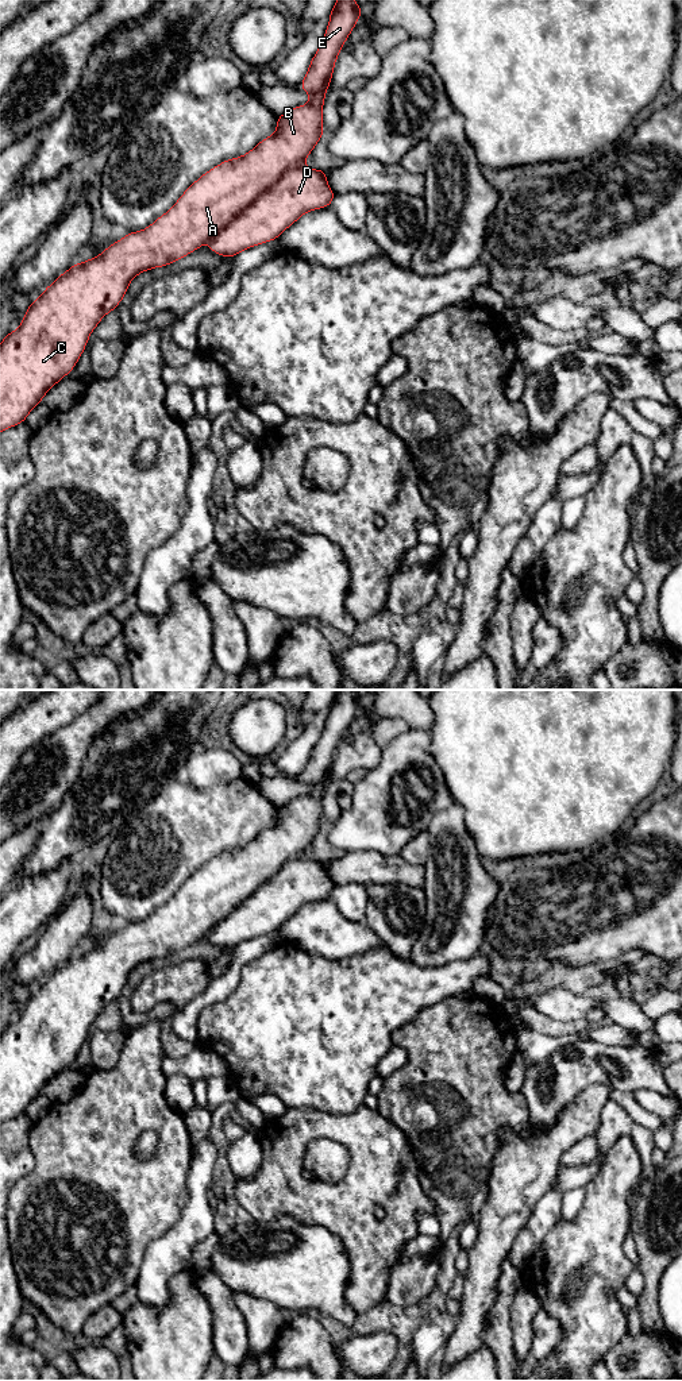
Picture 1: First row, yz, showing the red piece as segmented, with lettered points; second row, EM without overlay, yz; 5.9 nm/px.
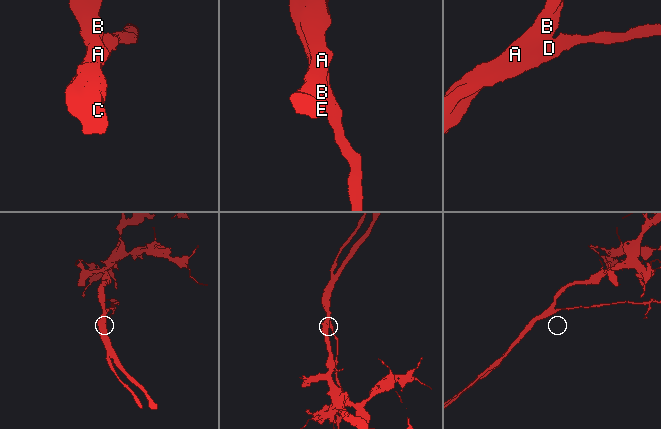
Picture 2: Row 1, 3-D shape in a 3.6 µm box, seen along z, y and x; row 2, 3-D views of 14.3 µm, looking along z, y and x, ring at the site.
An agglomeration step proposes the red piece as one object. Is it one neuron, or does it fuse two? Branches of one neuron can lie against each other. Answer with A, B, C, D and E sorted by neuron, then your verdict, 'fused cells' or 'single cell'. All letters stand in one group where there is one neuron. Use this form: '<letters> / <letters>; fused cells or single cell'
A B C E / D; fused cells

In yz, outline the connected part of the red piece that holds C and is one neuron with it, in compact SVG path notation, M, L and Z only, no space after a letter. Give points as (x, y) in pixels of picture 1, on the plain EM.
M338 690L330 702L330 713L300 779L311 786L307 796L298 796L277 807L274 826L262 830L242 848L223 852L196 871L176 895L151 917L127 923L100 946L74 954L30 994L18 1021L3 1027L0 1037L0 1125L26 1112L45 1085L66 1068L82 1046L88 1030L101 1010L116 1000L138 965L165 958L200 940L221 922L239 903L271 879L282 865L303 857L323 821L323 795L331 776L338 747L361 710L362 697L352 690Z

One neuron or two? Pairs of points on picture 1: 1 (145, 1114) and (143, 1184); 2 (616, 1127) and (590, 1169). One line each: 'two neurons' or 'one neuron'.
1: one neuron
2: two neurons

